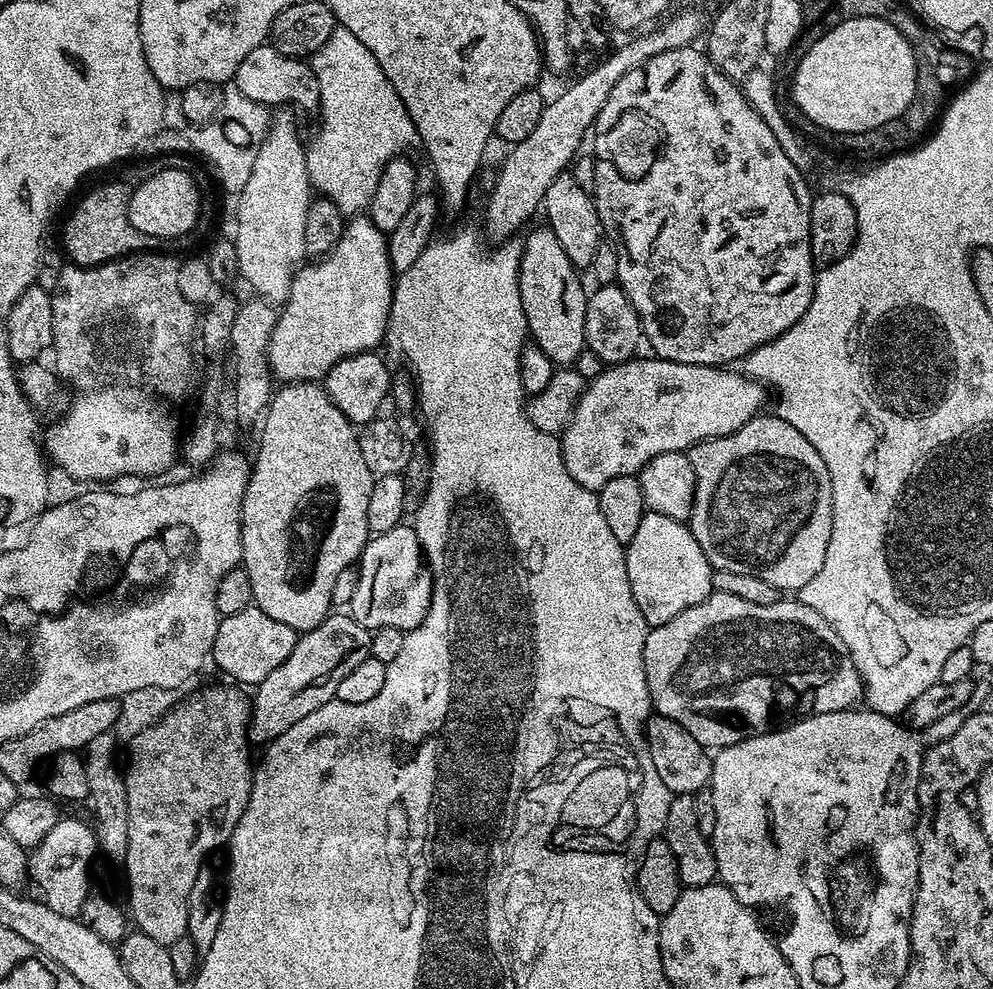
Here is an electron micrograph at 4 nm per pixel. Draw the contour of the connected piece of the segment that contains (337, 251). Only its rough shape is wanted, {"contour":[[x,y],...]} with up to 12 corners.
{"contour":[[367,215],[297,268],[267,361],[320,382],[386,340],[394,273]]}

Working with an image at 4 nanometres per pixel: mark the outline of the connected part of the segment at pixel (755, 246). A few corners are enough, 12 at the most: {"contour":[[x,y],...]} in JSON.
{"contour":[[699,47],[594,125],[615,283],[670,362],[786,334],[805,173]]}

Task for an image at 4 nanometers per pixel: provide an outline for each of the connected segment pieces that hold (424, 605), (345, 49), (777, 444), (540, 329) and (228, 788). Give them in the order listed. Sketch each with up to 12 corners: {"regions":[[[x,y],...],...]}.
{"regions":[[[415,527],[377,532],[350,615],[404,633],[426,618],[432,570]],[[336,27],[318,53],[308,177],[338,211],[372,202],[416,127],[382,66]],[[775,414],[688,449],[713,569],[796,594],[832,479]],[[547,226],[523,237],[531,343],[557,366],[584,349],[589,293]],[[177,699],[126,760],[130,920],[185,939],[246,810],[252,706]]]}

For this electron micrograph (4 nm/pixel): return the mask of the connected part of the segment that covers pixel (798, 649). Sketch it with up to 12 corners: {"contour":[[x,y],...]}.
{"contour":[[712,591],[649,627],[658,715],[707,750],[846,712],[860,675],[799,598]]}

